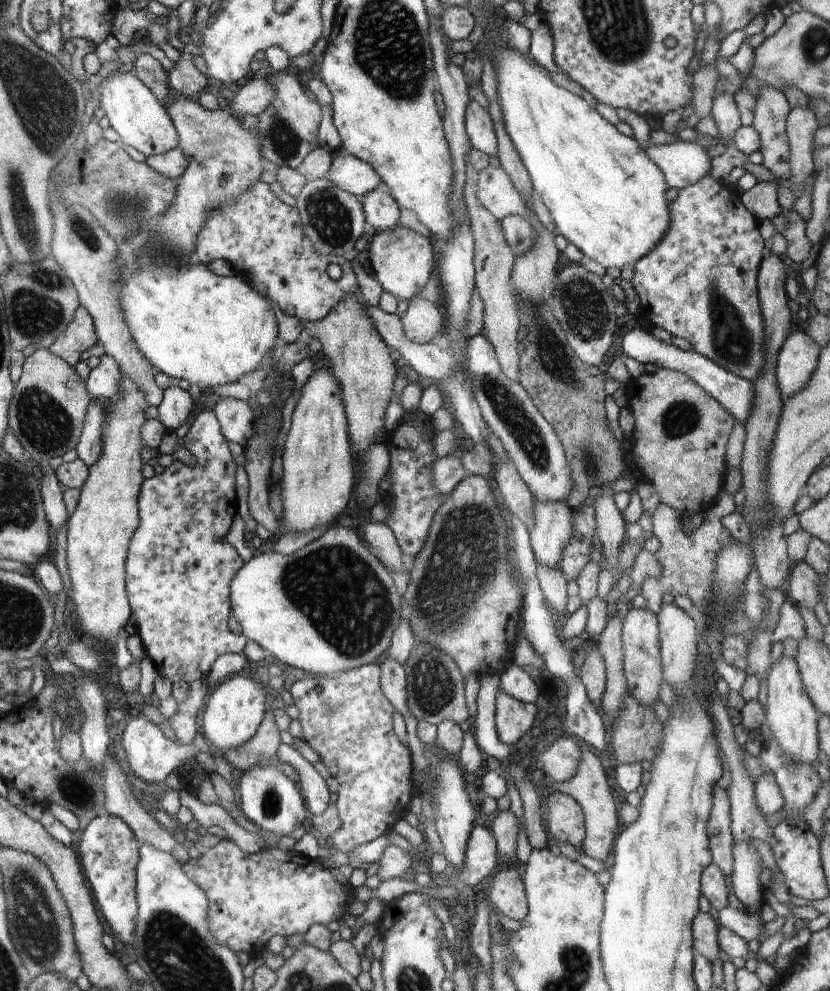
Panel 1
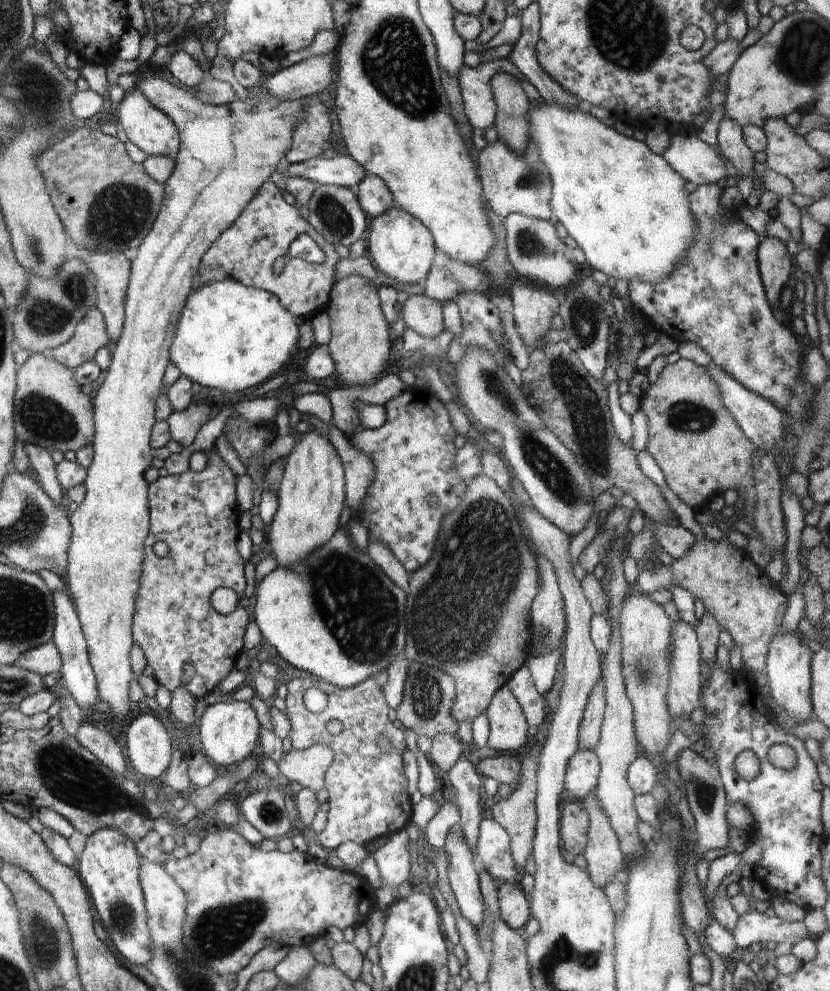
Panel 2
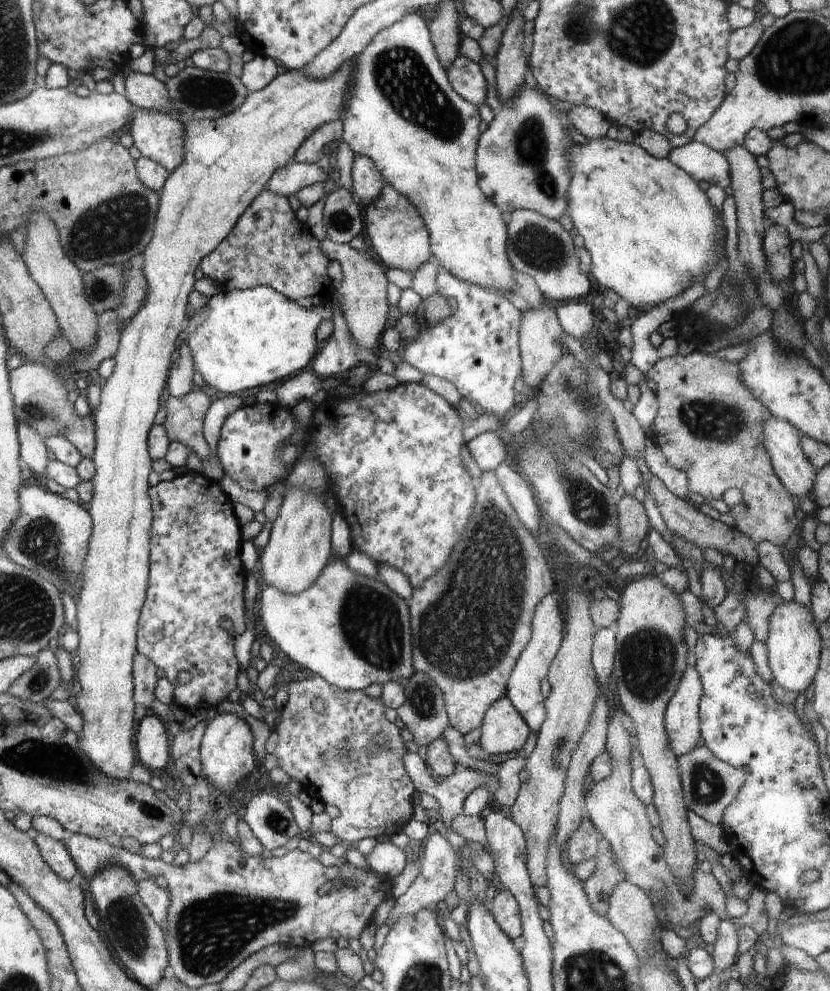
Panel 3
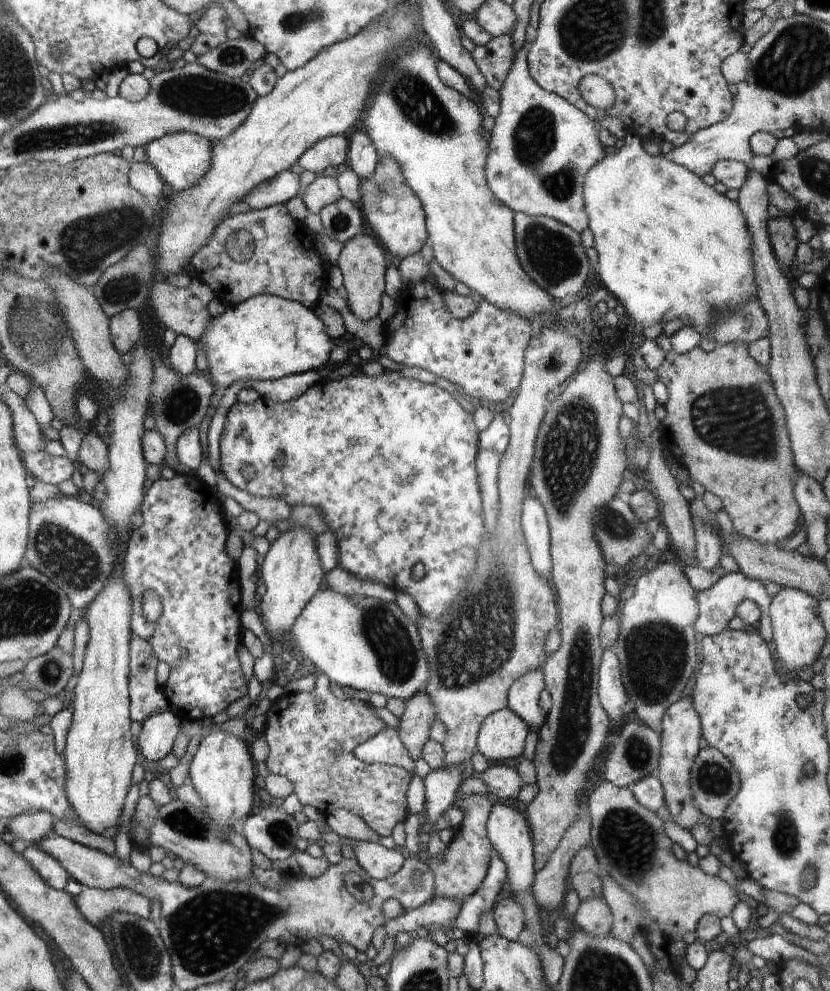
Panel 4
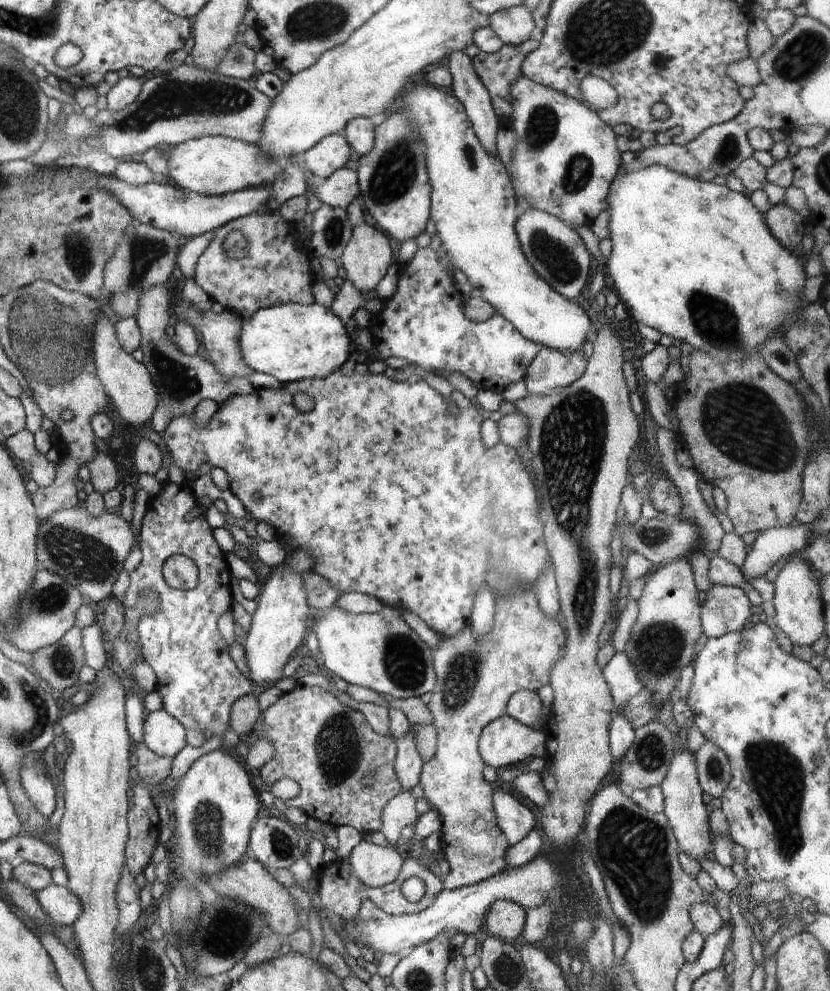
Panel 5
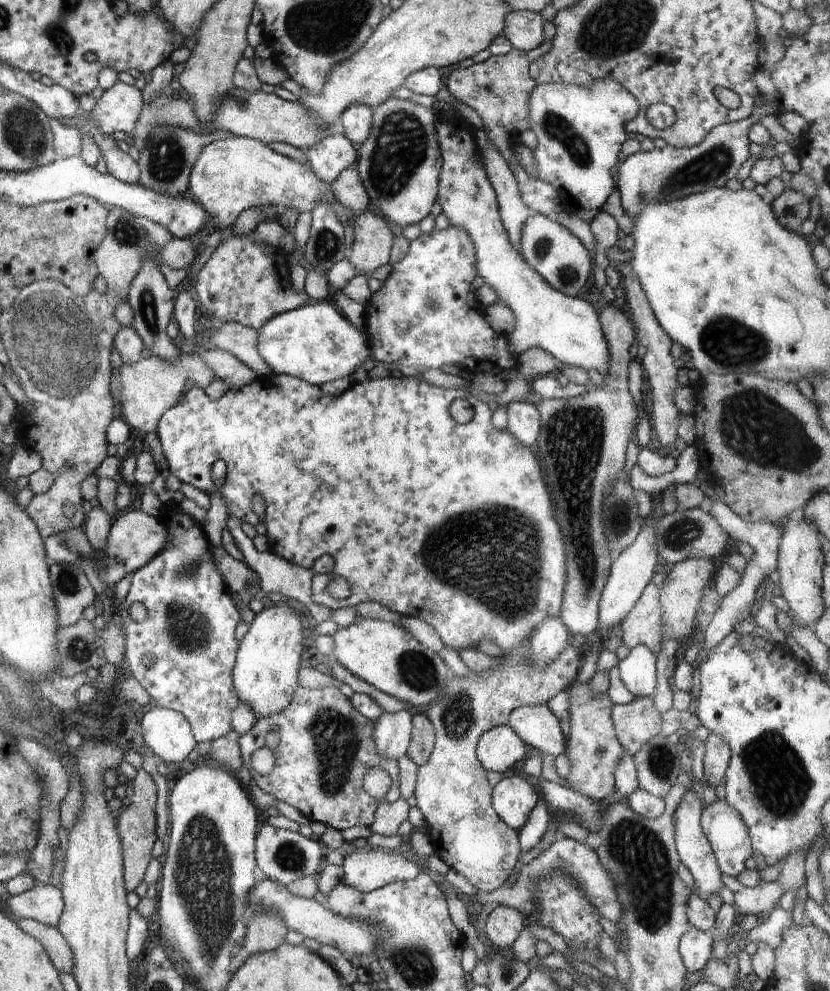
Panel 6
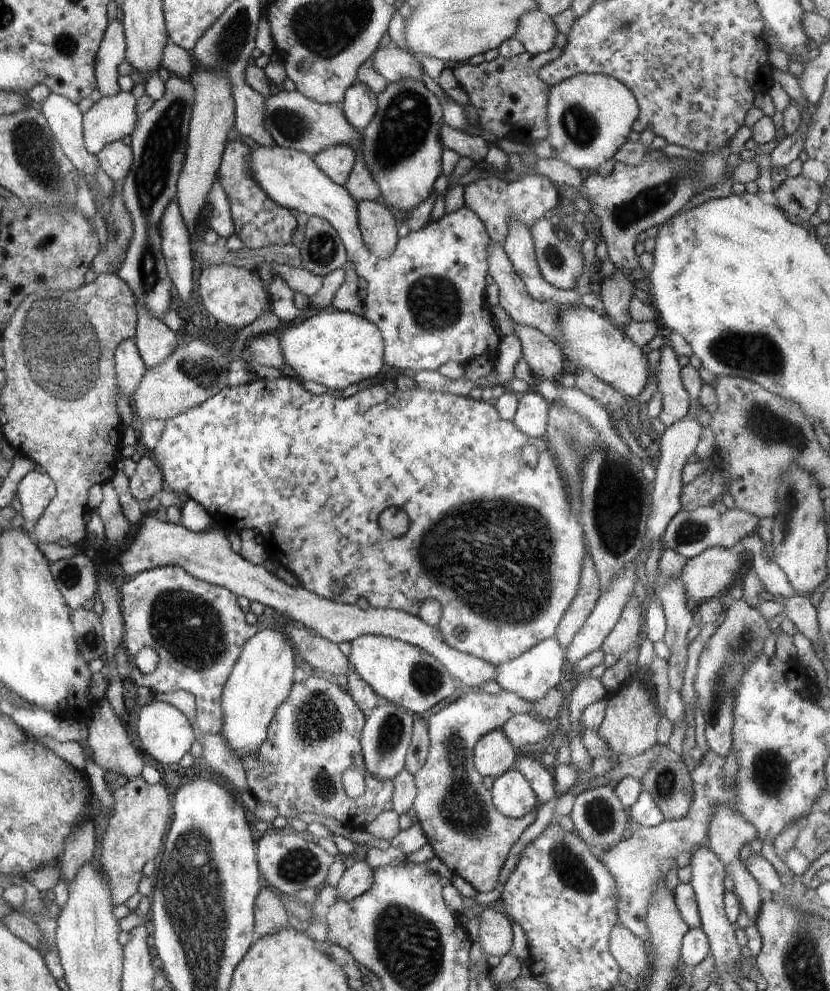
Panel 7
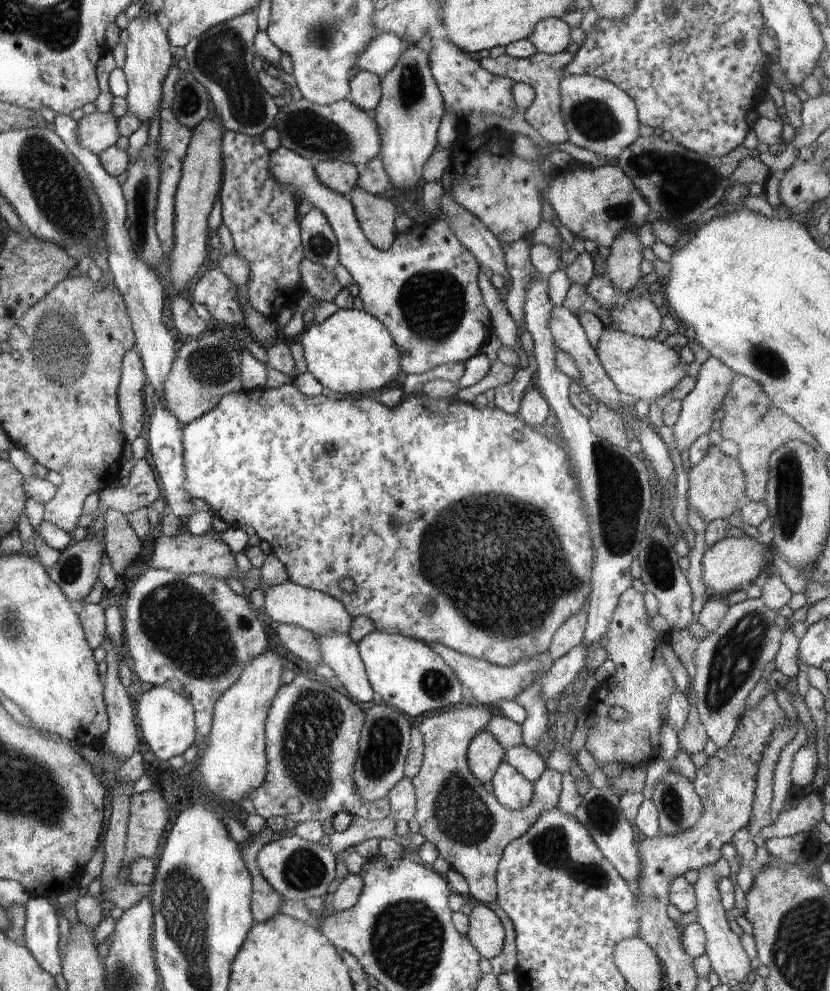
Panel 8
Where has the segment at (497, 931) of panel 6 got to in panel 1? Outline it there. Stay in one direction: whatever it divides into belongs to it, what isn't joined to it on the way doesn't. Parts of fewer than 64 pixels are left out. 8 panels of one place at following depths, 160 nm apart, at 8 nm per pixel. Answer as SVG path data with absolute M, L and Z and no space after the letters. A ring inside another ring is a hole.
M500 867L490 876L489 881L482 885L485 895L489 896L489 900L501 915L520 922L528 916L529 906L525 886L516 870Z

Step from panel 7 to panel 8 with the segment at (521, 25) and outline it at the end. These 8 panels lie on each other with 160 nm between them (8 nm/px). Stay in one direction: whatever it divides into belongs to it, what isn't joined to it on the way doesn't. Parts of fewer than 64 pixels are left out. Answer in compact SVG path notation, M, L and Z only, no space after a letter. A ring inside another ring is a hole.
M550 17L538 21L534 32L527 38L537 52L546 52L549 55L566 51L571 40L571 28L563 18Z

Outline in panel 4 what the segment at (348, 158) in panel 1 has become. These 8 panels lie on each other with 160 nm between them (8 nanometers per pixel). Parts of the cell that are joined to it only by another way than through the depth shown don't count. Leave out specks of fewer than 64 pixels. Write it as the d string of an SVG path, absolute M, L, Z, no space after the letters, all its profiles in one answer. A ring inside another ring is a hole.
M290 170L279 172L270 180L257 184L238 202L235 202L229 208L228 215L239 215L240 213L285 203L298 194L298 188L300 188L299 175Z

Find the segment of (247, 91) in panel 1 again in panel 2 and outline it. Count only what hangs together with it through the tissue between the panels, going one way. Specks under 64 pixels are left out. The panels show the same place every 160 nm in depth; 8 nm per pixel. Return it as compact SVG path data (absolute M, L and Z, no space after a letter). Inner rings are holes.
M314 56L300 64L281 69L276 74L264 74L258 86L266 88L280 102L316 96L330 86L334 80L335 56Z

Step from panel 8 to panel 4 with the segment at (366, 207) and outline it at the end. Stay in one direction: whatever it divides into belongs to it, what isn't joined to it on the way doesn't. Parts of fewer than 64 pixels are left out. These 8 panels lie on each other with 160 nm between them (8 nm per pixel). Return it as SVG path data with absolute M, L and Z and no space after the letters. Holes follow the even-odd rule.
M367 230L358 238L347 240L342 247L338 258L338 267L343 274L343 285L348 292L346 303L349 309L363 321L370 320L378 315L380 299L385 293L386 258L384 250L376 243L377 238L369 235Z

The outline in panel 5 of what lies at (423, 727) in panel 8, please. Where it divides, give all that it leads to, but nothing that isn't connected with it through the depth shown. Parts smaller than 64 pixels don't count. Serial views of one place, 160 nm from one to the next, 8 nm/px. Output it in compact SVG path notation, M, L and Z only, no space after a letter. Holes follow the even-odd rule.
M521 585L515 589L514 593L510 595L501 595L496 597L495 600L495 619L492 630L484 635L481 639L477 639L472 632L470 624L466 625L457 635L450 638L442 638L440 644L432 649L433 654L433 667L435 670L436 683L432 689L432 696L430 696L430 702L428 702L428 708L431 710L433 716L433 726L436 728L437 734L437 749L434 756L428 761L423 763L421 770L420 782L423 788L423 799L430 805L430 808L436 811L444 819L442 823L441 835L441 849L443 856L447 860L450 866L449 873L446 876L441 877L444 890L459 889L462 887L468 887L469 885L475 885L480 881L488 880L493 876L499 875L502 871L506 870L507 862L505 859L506 851L510 848L506 837L503 835L502 829L499 827L496 813L493 807L493 790L490 783L488 783L484 777L482 777L482 770L484 770L485 762L479 753L479 738L482 729L493 720L498 717L507 714L507 702L508 699L518 691L534 691L538 692L542 686L549 684L550 673L552 667L566 654L566 635L564 625L561 620L548 618L541 610L536 598L535 589L532 587L526 587Z

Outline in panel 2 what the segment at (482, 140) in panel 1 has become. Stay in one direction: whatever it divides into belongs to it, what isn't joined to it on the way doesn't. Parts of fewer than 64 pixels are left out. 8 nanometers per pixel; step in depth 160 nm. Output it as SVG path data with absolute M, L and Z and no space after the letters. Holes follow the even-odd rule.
M498 59L482 61L476 68L463 62L457 81L463 98L463 111L473 129L486 130L495 124L496 105L489 80L500 71Z

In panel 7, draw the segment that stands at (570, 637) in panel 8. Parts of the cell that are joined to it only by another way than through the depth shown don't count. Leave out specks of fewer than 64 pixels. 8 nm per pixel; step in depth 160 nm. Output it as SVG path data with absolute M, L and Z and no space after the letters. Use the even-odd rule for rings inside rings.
M587 552L577 595L574 597L572 604L568 607L566 614L562 617L556 629L556 635L561 637L563 644L566 644L569 638L575 636L584 626L586 619L594 610L600 595L600 583L596 567Z

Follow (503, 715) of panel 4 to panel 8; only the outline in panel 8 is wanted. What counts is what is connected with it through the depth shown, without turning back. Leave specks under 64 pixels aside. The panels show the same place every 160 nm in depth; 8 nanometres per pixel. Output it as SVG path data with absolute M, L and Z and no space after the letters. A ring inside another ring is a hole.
M482 730L470 741L467 748L467 763L476 780L486 784L493 779L504 755L502 745L492 734Z

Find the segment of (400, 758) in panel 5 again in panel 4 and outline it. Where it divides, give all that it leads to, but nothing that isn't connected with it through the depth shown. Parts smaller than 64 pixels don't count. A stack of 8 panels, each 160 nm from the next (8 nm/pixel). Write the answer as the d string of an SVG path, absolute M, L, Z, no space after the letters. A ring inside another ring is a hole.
M419 691L406 701L398 734L412 761L416 762L422 756L423 746L429 739L431 722L436 719L438 718L430 695Z

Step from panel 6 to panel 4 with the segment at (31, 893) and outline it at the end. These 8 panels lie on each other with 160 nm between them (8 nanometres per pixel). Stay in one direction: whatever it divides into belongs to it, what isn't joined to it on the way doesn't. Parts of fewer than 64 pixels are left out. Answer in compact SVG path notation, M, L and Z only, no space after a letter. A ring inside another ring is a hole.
M83 887L79 894L71 897L84 920L96 928L100 928L114 913L136 915L143 919L150 916L151 902L128 888L100 890Z

